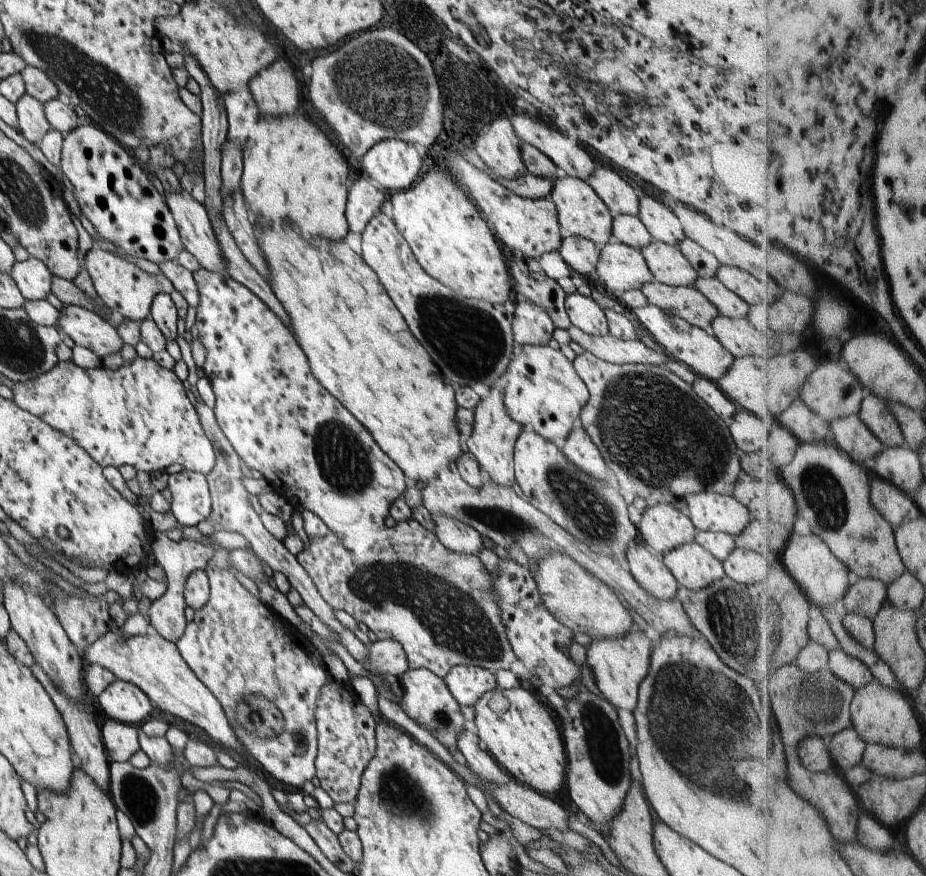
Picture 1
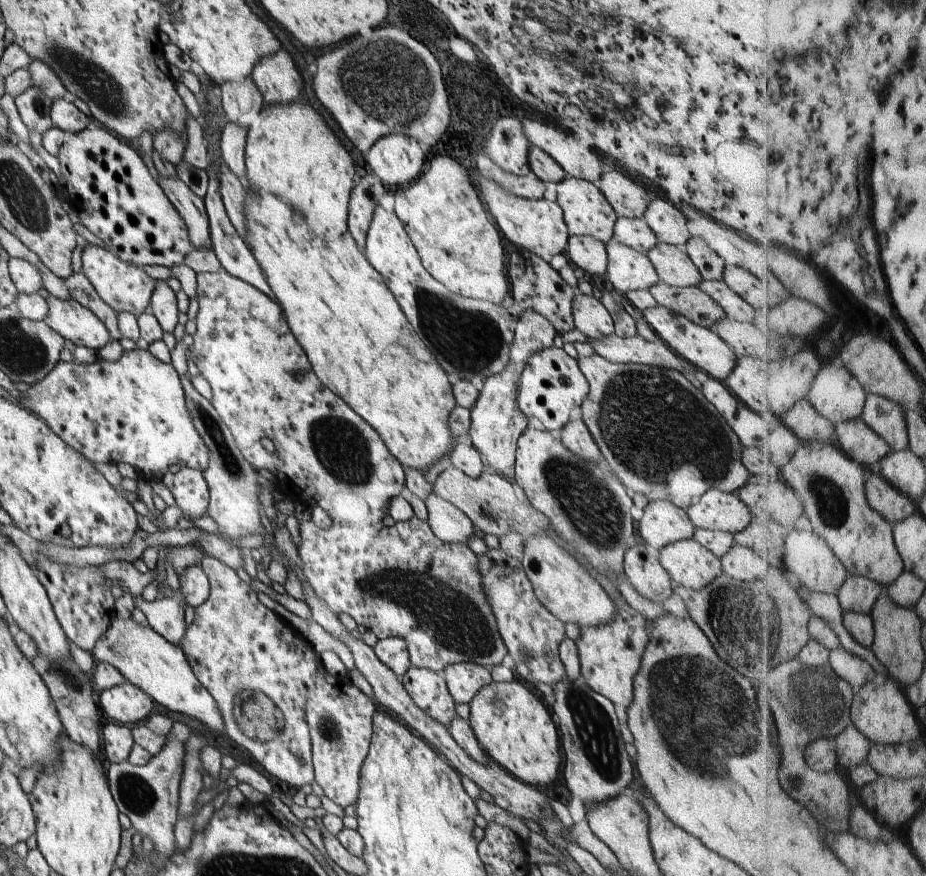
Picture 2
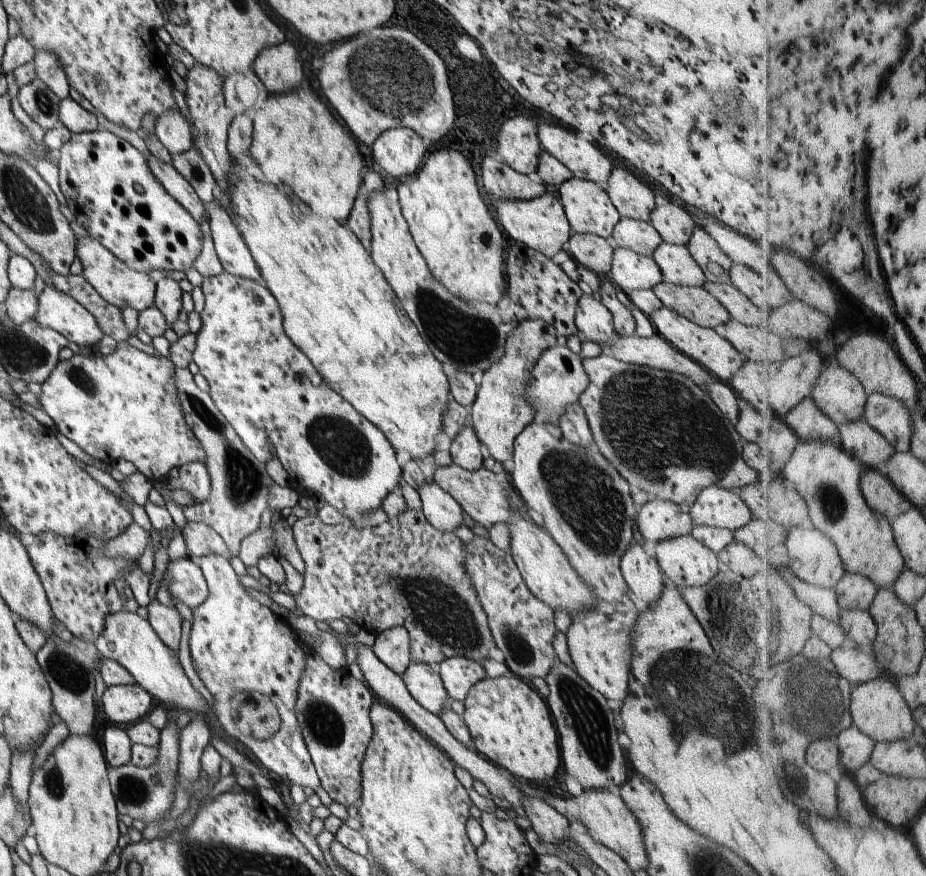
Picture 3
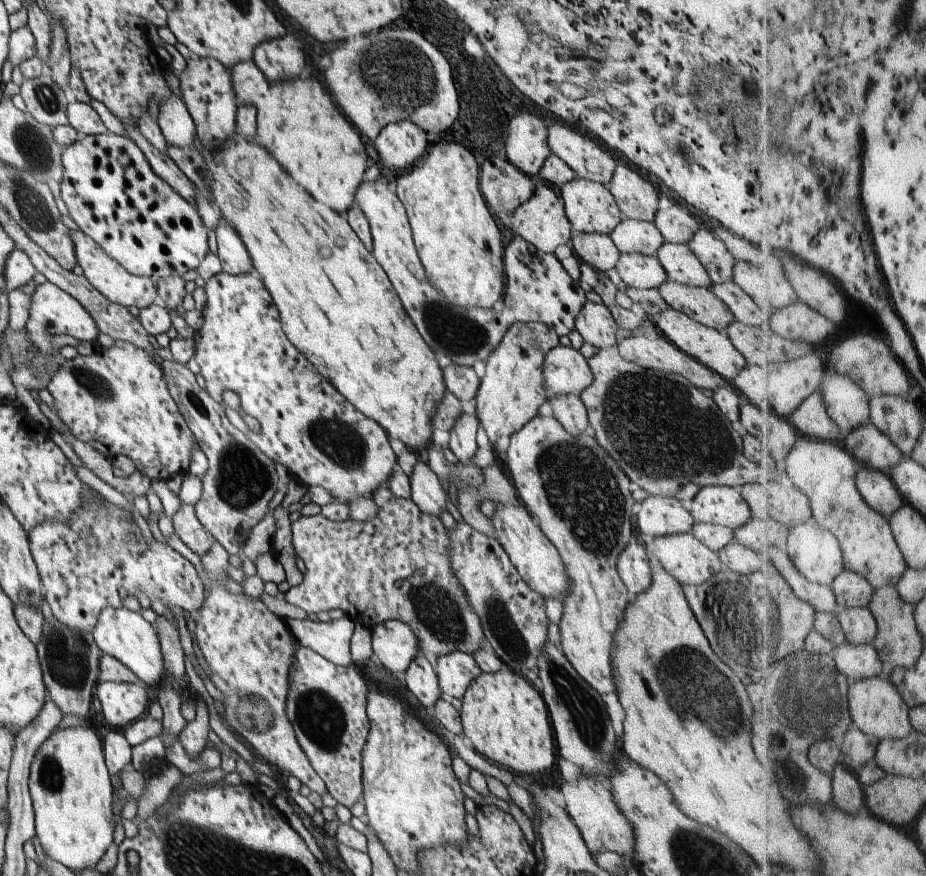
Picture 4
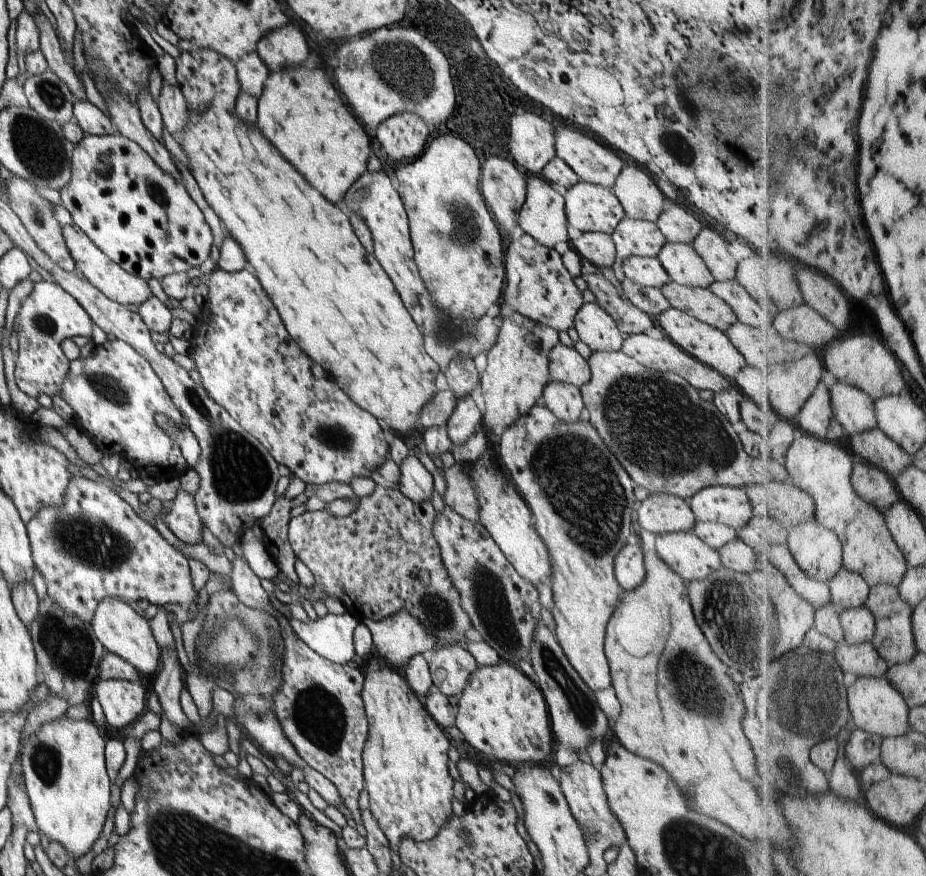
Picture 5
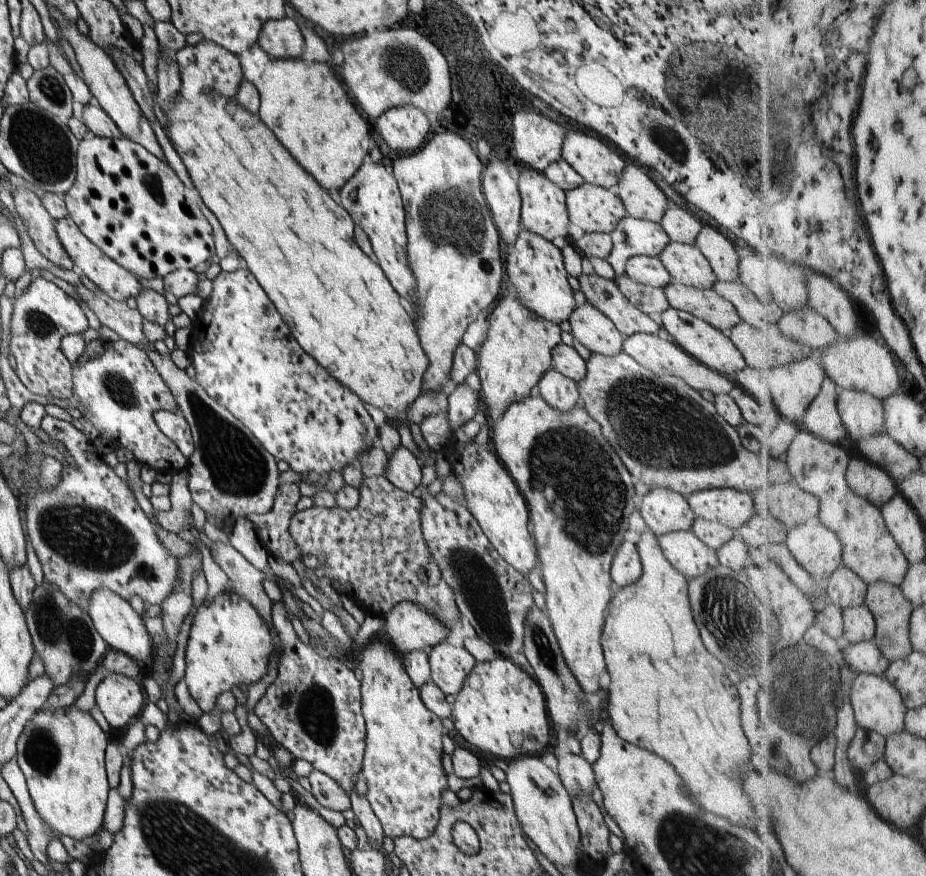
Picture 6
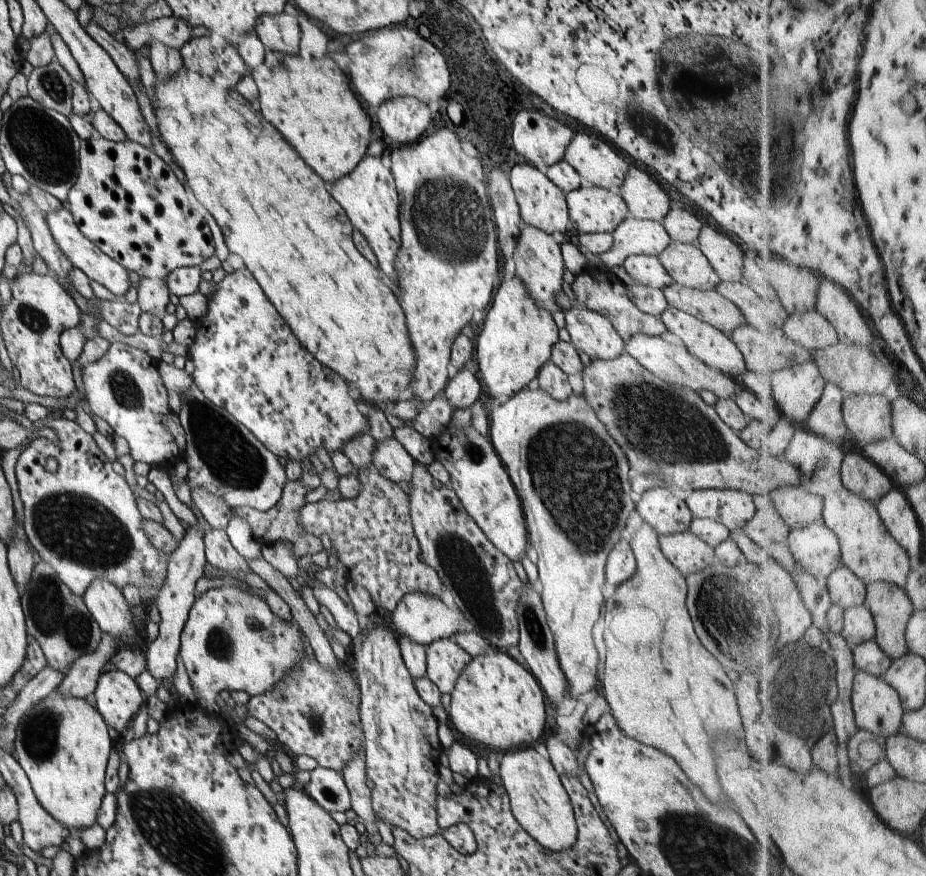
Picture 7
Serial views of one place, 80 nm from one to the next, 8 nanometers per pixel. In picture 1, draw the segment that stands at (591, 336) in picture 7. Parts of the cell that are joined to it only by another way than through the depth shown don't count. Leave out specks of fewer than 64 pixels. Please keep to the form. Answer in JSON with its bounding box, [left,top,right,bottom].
[565,293,609,335]

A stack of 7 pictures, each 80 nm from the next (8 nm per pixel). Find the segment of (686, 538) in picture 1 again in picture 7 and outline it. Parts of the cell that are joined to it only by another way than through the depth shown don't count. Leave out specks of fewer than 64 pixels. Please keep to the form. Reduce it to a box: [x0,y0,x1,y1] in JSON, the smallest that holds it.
[635,487,693,536]

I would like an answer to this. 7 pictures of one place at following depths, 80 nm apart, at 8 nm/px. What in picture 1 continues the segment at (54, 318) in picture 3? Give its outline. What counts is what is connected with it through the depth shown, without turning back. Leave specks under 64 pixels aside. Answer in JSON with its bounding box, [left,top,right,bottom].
[55,304,124,359]

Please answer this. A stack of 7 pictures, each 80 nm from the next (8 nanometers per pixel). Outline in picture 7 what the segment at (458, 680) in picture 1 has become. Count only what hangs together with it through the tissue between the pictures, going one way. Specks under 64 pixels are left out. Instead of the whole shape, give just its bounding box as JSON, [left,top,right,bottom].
[425,639,472,694]

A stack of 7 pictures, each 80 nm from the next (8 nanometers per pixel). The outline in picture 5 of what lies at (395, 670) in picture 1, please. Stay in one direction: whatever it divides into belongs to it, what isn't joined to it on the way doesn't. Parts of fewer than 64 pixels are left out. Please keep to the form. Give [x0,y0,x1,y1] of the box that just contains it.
[362,610,435,671]

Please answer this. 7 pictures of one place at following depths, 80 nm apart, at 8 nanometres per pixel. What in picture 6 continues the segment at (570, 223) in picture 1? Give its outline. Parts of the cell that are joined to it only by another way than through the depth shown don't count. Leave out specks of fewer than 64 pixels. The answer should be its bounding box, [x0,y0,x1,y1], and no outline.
[565,183,626,233]

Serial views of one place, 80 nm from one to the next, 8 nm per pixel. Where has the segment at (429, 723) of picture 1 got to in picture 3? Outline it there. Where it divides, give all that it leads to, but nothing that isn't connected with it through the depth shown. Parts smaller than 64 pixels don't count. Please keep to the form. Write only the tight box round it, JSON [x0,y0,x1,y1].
[401,661,450,716]

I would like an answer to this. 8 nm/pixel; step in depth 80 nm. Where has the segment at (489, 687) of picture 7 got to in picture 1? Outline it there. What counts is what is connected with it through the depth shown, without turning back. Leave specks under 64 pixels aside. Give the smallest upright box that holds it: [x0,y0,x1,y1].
[474,684,568,794]

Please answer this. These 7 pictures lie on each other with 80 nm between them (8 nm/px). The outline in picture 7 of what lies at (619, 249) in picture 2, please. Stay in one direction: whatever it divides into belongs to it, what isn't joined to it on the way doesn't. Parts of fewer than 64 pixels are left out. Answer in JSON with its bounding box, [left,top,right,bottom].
[623,255,674,290]

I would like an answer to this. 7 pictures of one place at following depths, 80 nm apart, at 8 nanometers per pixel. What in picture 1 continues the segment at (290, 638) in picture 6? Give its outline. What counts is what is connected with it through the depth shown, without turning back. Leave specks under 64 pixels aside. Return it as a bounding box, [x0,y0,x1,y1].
[315,677,375,804]

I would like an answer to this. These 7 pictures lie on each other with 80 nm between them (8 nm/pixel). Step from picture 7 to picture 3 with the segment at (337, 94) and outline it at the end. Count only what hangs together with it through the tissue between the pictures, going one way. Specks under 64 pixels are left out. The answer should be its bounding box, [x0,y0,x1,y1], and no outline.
[249,87,368,224]

